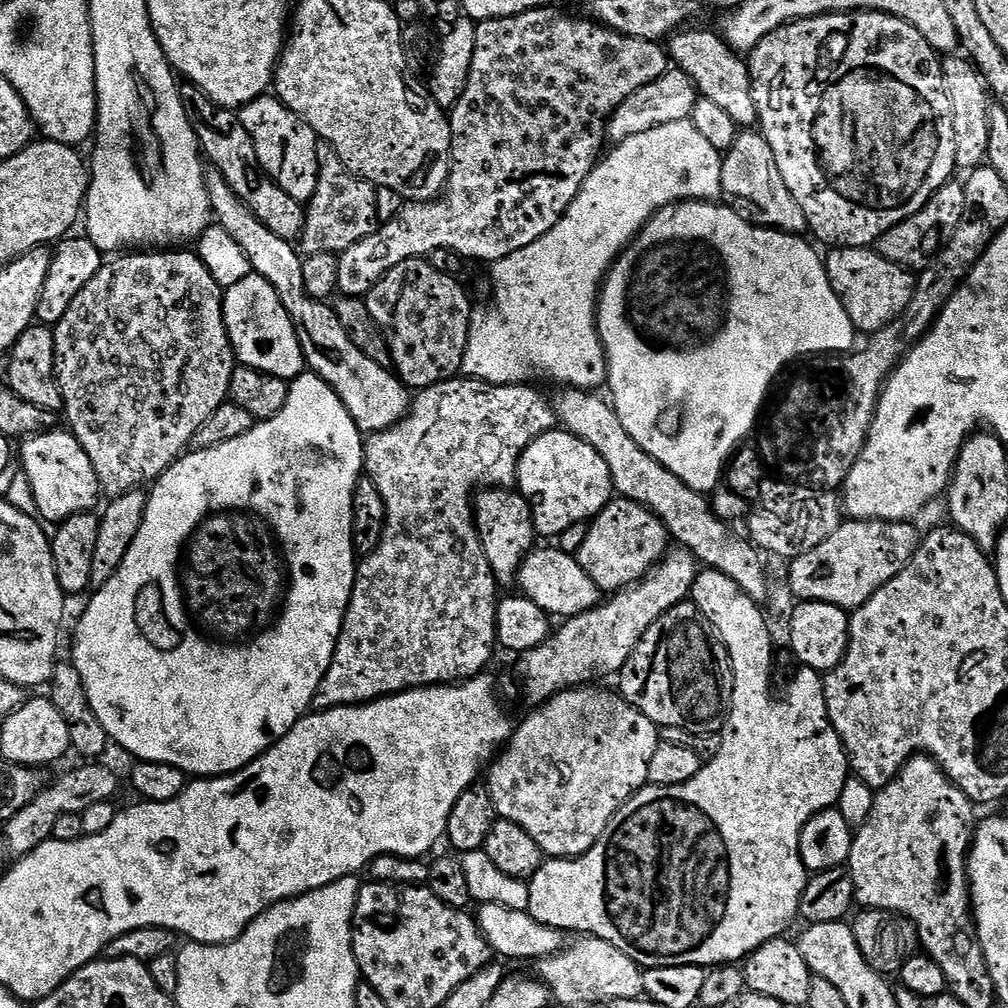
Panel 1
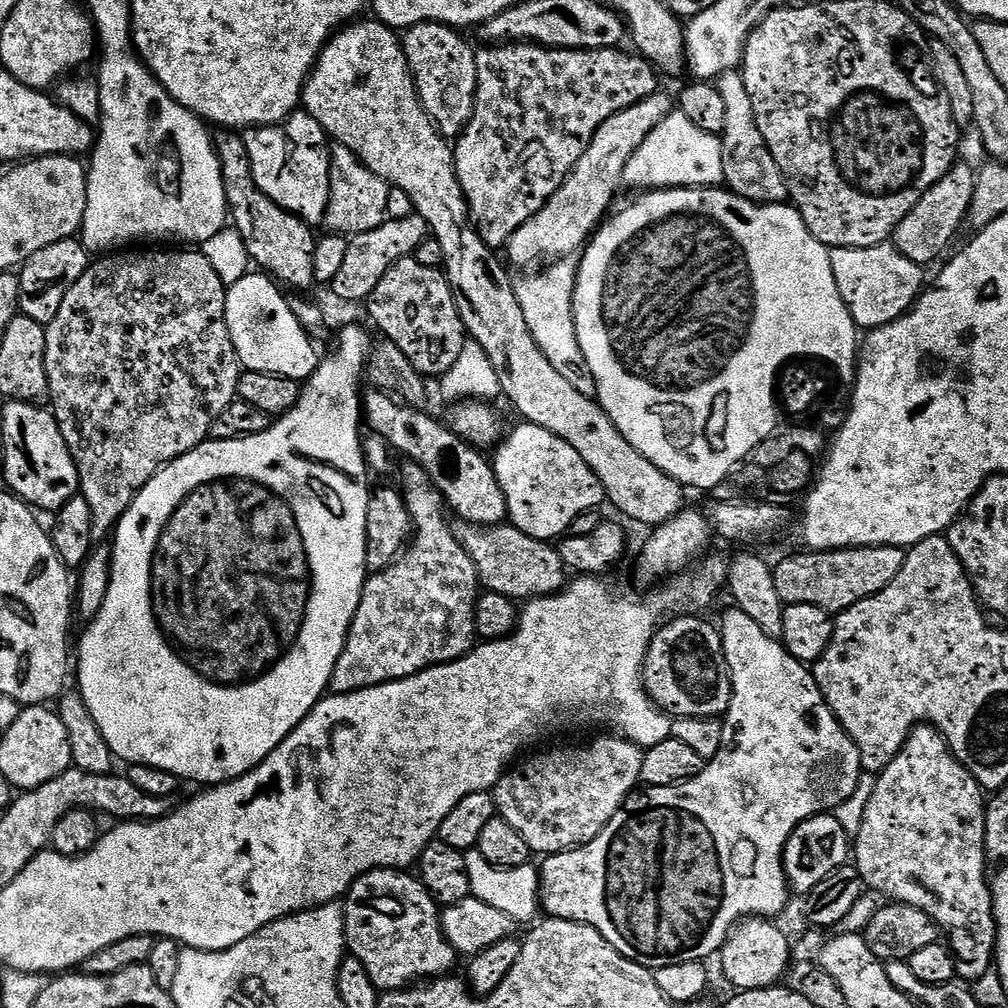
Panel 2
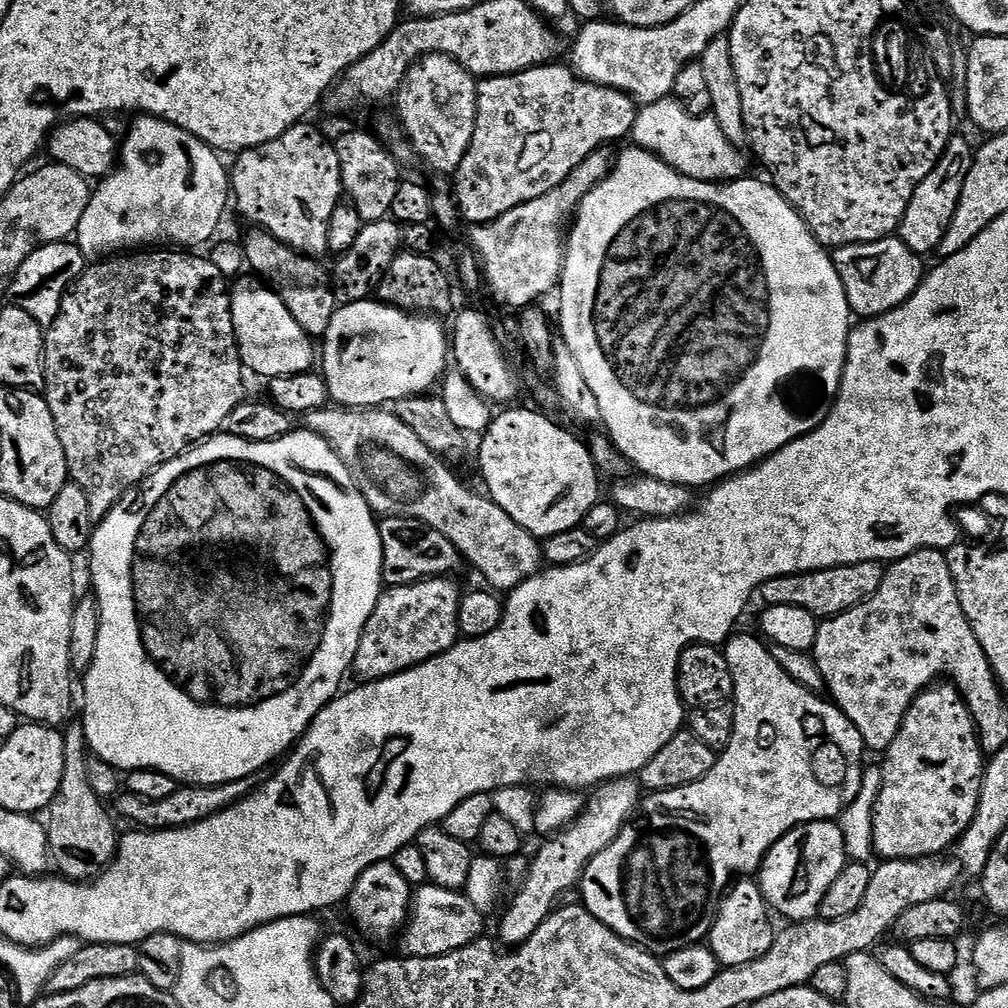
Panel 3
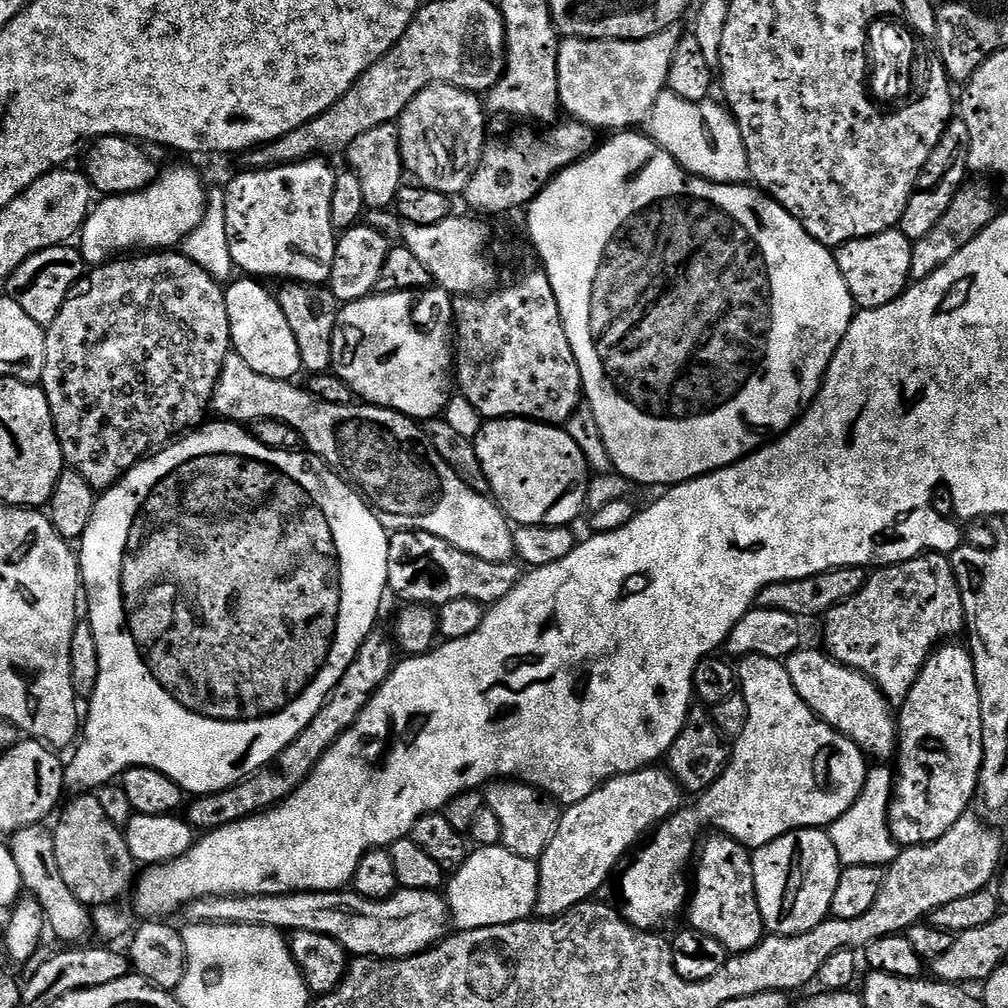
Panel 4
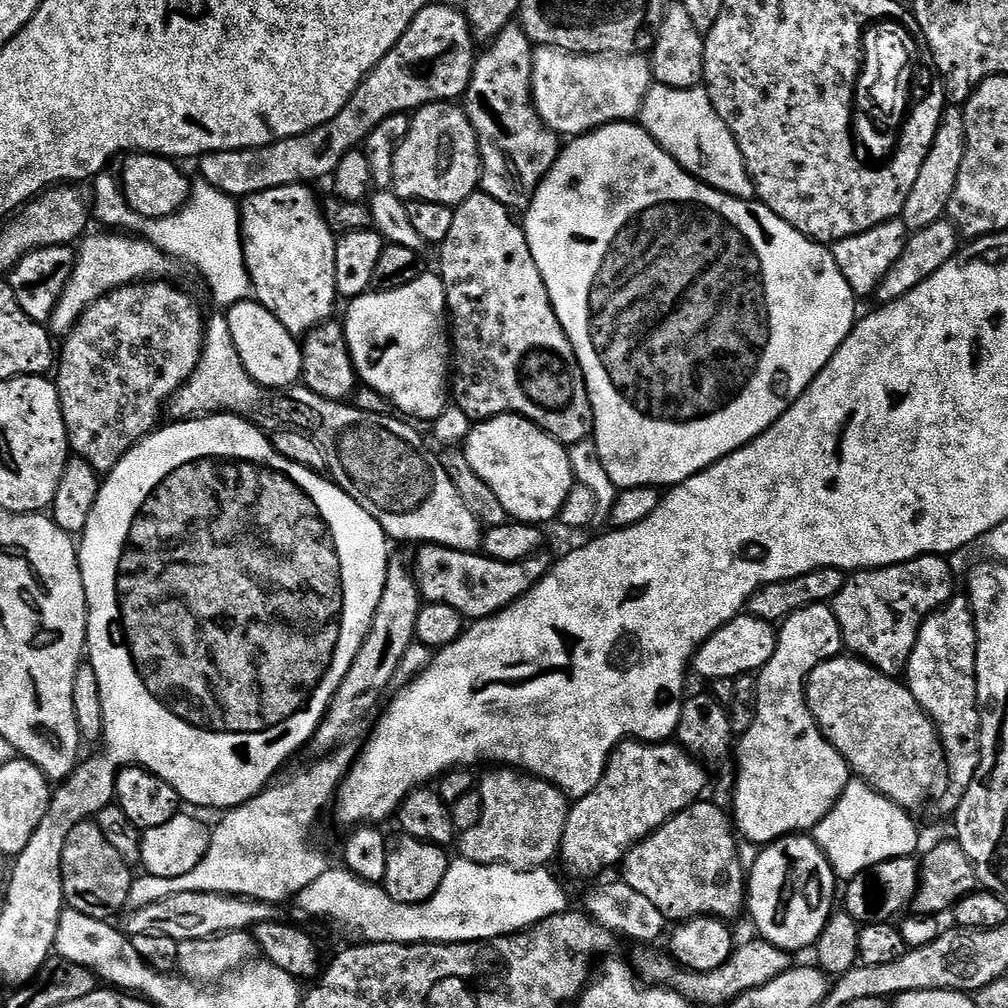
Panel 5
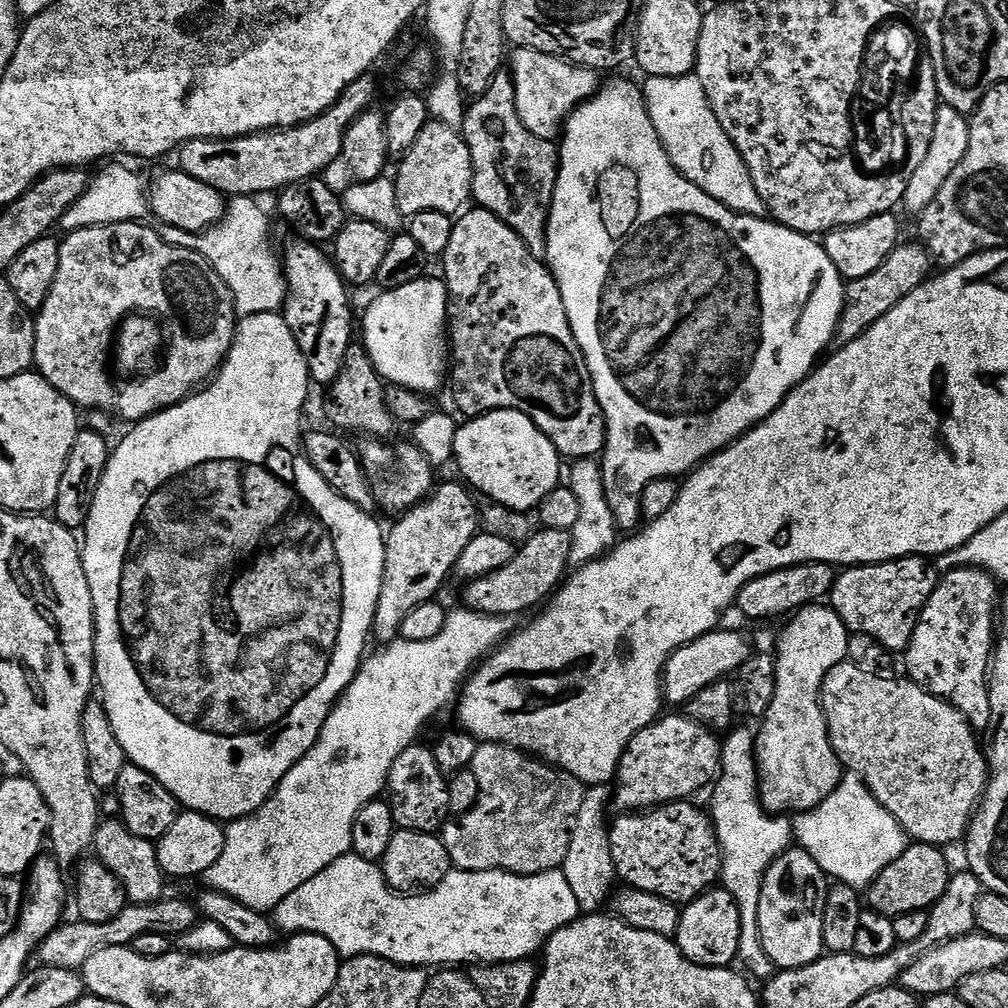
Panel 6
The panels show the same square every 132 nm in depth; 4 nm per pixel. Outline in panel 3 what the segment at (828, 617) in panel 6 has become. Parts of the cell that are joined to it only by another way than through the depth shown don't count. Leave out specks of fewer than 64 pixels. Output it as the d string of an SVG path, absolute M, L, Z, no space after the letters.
M736 634L723 645L722 651L726 662L730 666L732 675L732 687L734 689L734 734L730 738L728 747L716 757L714 770L706 774L698 782L690 786L682 786L678 790L666 790L665 792L653 792L643 797L642 803L635 816L631 817L628 825L621 830L618 838L606 846L584 867L584 876L578 885L579 899L583 907L587 908L598 922L602 922L610 930L614 930L624 940L630 940L634 944L641 945L653 954L667 954L676 952L679 948L685 948L691 944L707 941L708 933L712 931L712 924L716 920L718 911L717 901L727 893L734 878L748 878L759 873L760 865L764 863L764 855L790 830L794 830L800 824L809 824L812 820L835 821L845 808L858 798L858 790L862 786L862 778L866 771L864 755L866 749L862 734L846 718L846 714L840 711L835 704L829 702L823 695L804 688L778 662L771 657L769 645L759 635L740 636Z

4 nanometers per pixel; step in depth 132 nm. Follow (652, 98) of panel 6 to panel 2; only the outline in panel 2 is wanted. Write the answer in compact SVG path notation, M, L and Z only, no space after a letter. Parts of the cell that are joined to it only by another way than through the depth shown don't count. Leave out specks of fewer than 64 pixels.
M679 110L672 113L634 150L630 162L626 162L623 183L636 190L658 188L714 188L724 184L724 163L722 162L722 140L706 130L698 130L686 114Z

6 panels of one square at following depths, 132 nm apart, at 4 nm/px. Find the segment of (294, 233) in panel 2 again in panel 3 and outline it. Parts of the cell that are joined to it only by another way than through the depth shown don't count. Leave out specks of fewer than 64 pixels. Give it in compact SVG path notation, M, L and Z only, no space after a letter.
M252 230L252 233L242 240L242 247L247 267L253 268L261 276L257 276L261 281L271 285L278 298L282 298L286 310L294 314L294 322L302 326L305 334L313 338L325 336L330 330L330 322L338 307L329 269L324 269L319 259L295 252L293 248L263 230Z

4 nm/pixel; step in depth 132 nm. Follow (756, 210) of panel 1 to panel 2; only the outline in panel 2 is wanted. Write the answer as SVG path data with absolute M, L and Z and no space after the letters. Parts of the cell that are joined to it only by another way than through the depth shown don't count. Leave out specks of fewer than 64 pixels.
M743 71L723 72L715 85L718 94L722 94L722 99L726 102L726 130L722 137L724 184L735 196L746 198L755 204L785 203L789 199L788 181L784 179L778 162L774 162L774 154L770 154L766 138L762 138L762 130L758 130Z

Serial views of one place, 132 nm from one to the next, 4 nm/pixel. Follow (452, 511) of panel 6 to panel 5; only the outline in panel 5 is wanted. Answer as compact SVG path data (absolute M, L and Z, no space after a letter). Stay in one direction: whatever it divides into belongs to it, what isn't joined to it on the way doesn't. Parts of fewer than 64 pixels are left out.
M396 558L389 559L386 586L382 590L382 598L378 602L378 610L374 614L370 630L366 634L366 638L346 674L346 678L342 678L338 690L332 696L332 701L328 703L328 710L324 713L320 720L320 725L316 727L316 732L310 741L310 749L312 748L313 752L311 755L313 757L326 756L345 743L347 736L344 735L375 706L376 702L383 696L384 691L391 686L392 679L397 679L400 663L404 661L406 650L416 640L416 623L418 622L421 607L422 597L416 585L416 577L410 571L409 565L407 568L400 560L396 560Z

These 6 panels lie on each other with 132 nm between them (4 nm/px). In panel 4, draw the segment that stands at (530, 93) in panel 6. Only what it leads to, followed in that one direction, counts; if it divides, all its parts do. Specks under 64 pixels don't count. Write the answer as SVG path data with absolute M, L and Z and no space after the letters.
M675 27L641 40L561 39L558 50L561 109L571 119L597 130L632 130L643 125L654 102L668 87L670 62L681 35L681 29Z

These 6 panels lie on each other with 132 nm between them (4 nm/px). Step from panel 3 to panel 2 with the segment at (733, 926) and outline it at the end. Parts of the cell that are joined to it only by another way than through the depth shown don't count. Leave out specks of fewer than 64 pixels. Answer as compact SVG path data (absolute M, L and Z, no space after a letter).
M749 918L740 921L728 935L728 940L718 953L720 968L733 985L733 989L745 992L759 988L774 988L788 972L788 964L793 963L794 944L782 929L768 918Z

